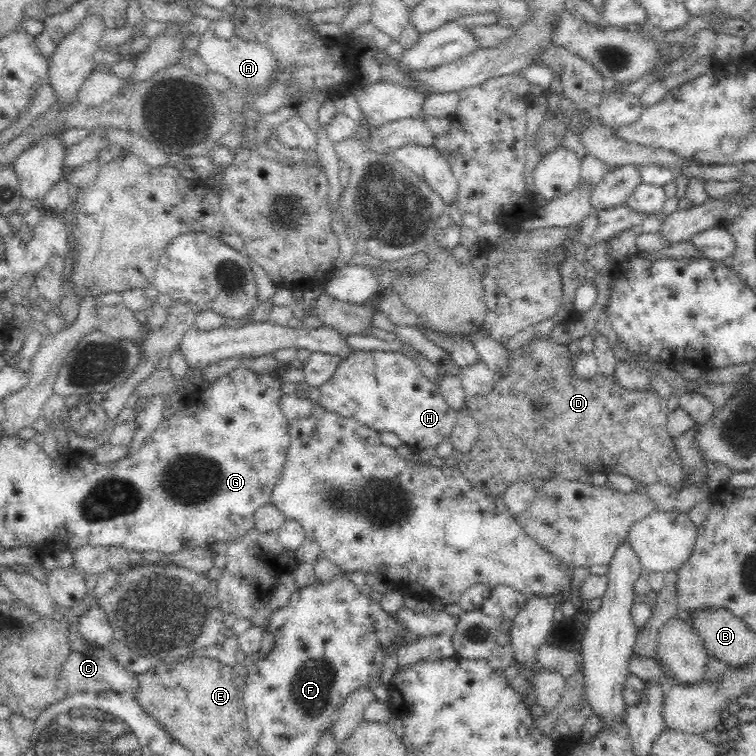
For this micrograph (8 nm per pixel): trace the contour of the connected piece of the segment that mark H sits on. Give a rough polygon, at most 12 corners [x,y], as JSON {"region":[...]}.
{"region":[[352,351],[309,398],[393,432],[449,441],[457,411],[412,353]]}

